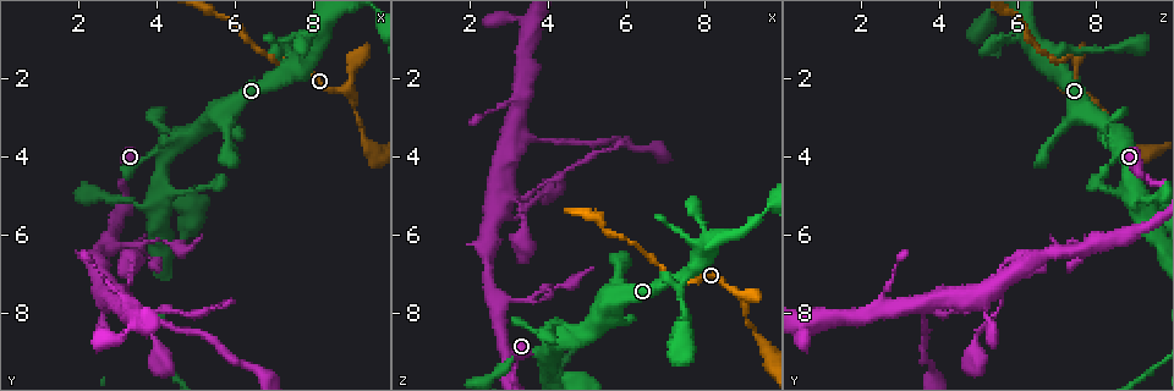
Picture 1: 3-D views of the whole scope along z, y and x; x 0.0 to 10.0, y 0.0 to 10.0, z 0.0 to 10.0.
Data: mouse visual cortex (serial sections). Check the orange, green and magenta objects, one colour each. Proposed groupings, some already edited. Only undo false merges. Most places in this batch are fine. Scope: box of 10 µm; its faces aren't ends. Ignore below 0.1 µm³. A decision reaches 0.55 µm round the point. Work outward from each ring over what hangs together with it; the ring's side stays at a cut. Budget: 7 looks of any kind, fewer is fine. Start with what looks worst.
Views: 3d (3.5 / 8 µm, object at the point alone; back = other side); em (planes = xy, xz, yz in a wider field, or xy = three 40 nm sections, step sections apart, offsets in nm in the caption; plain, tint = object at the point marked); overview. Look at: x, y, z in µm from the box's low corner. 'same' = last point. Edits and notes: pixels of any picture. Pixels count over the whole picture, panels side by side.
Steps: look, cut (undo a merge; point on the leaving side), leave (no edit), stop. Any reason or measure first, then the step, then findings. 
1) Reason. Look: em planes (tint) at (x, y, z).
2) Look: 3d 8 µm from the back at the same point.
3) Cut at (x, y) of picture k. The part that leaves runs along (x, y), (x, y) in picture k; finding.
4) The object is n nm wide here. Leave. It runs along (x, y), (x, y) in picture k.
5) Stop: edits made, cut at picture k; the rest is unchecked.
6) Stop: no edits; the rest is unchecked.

Two arms in line, one across. Look: 3d 3.5 µm at (3.25, 7.80, 3.65).

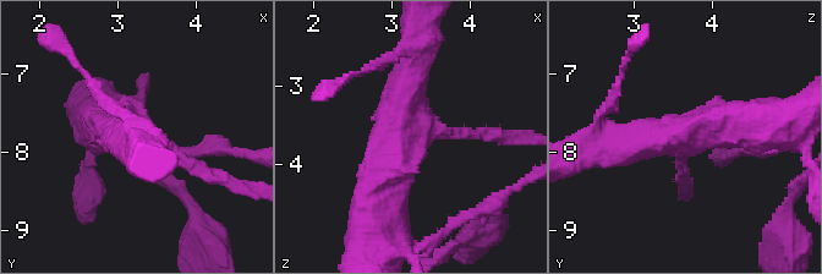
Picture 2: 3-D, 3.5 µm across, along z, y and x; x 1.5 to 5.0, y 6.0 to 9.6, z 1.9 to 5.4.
Look: em xy step 1 (tint) at (3.25, 7.80, 3.70).

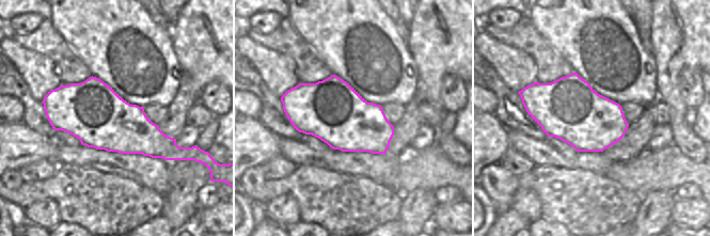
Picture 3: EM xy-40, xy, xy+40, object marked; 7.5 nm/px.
Another direction. Look: em planes (tint) at the same point.

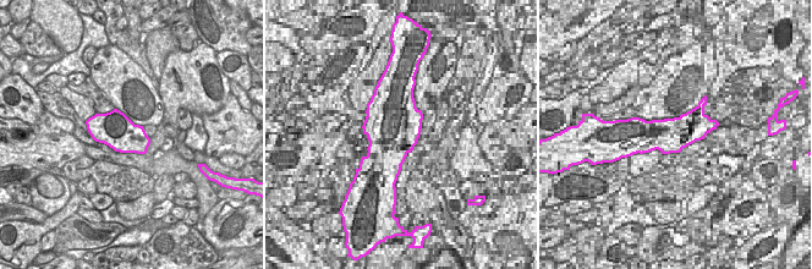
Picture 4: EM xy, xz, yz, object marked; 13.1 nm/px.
The object is 460 nm wide here. Leave. It runs along (376, 209), (410, 141), (410, 69) in picture 2; continuous, no second cell.

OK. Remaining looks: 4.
Abrupt turn. Look: 3d 3.5 µm from the back at (7.40, 1.50, 7.30).

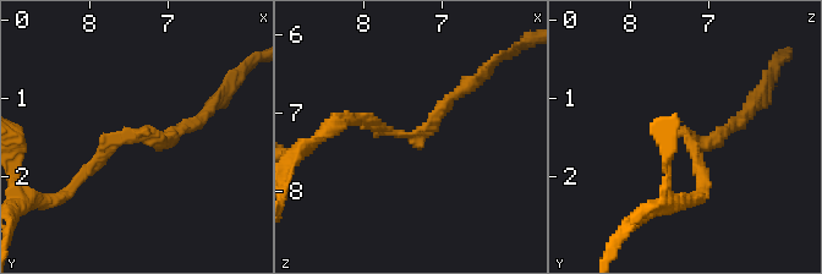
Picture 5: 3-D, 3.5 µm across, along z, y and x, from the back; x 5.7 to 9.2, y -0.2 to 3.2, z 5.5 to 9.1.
Look: em xy step 1 (tint) at (7.40, 1.50, 7.30).

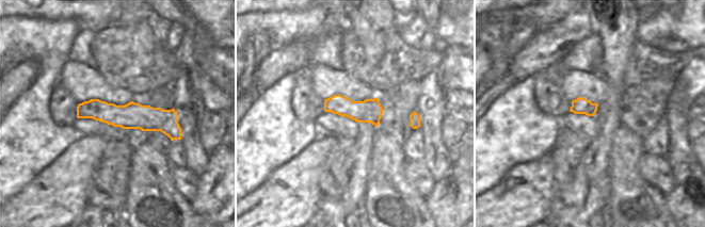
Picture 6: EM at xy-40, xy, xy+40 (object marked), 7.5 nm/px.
Leave. It runs along (79, 109), (161, 119), (178, 136) in picture 6; one cell here.

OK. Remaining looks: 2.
Small branch off a trunk. Look: em xy step 2 (tint) at (3.75, 5.30, 9.05).

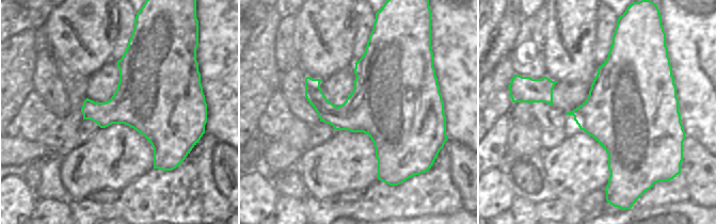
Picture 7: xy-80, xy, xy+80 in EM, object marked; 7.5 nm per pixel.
Look: 3d 3.5 µm from the back at the same point.

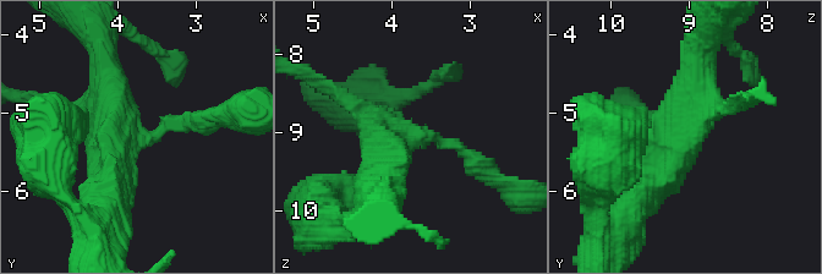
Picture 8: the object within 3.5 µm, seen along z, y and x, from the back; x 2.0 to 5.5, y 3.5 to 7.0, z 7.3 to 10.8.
Leave. It runs along (700, 50), (684, 126), (644, 193) in picture 8; continuous, no second cell.

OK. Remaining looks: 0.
Stop: no edits; the rest is unchecked.

